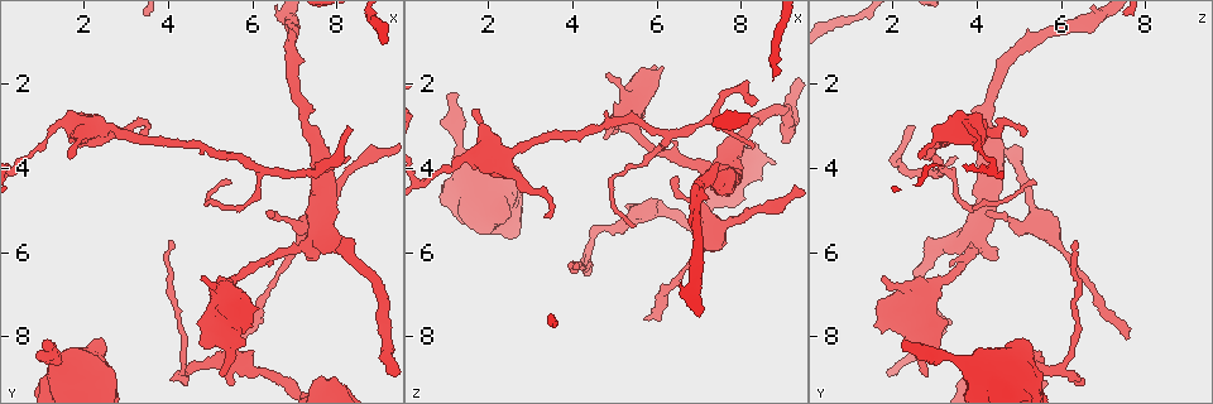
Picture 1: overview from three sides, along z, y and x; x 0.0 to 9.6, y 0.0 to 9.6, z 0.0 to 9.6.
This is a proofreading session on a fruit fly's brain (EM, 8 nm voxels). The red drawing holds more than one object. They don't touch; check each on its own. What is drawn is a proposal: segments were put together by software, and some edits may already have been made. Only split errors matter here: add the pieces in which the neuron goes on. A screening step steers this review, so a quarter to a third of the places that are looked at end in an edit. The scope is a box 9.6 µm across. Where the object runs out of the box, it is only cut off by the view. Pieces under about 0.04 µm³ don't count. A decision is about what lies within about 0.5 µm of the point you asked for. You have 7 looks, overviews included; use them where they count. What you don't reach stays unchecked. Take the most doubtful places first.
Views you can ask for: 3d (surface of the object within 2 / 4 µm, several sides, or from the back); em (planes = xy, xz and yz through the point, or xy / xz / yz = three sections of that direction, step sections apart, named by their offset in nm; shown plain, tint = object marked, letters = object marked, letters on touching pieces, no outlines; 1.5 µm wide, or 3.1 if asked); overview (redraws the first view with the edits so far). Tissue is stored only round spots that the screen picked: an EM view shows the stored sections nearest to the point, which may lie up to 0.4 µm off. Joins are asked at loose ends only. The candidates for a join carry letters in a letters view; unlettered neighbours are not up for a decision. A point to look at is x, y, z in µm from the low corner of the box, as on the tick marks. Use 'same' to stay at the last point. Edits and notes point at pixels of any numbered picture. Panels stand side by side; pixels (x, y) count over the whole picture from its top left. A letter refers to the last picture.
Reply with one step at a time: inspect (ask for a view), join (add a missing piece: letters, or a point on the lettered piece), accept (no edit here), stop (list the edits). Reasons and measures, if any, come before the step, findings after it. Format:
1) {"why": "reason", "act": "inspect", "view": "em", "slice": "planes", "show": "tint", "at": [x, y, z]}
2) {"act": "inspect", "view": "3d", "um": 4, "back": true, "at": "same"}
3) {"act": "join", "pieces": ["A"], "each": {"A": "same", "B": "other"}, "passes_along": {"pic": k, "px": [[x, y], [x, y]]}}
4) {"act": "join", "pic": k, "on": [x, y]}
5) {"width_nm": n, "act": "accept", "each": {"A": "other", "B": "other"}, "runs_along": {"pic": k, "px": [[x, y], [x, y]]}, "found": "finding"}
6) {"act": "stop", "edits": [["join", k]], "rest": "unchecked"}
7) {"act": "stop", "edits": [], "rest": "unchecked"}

{"why": "free end", "act": "inspect", "view": "em", "slice": "planes", "show": "letters", "at": [5.75, 8.10, 7.50]}

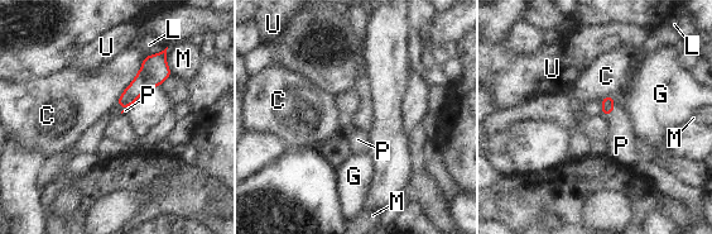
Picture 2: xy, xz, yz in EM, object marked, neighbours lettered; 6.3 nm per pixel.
{"longest_contact_nm": ["C", 360], "act": "join", "pieces": ["P"], "each": {"C": "other", "G": "other", "L": "other", "M": "other", "P": "same", "U": "other"}, "passes_along": {"pic": 2, "px": [[607, 103], [615, 108], [621, 146]]}, "found": "it goes on there"}

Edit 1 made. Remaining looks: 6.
{"why": "free end", "act": "inspect", "view": "em", "slice": "xz", "step": 4, "show": "plain", "at": [5.25, 8.95, 2.85]}

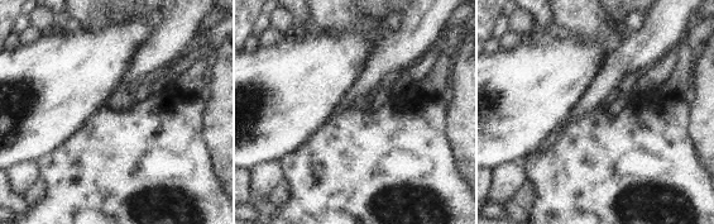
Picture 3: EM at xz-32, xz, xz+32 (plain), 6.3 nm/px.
{"act": "inspect", "view": "em", "slice": "xz", "step": 4, "show": "letters", "at": "same"}

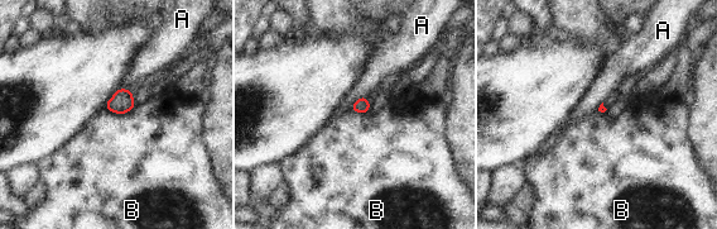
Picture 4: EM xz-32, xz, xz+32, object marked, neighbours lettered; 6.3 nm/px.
{"act": "accept", "each": {"A": "other", "B": "other"}, "found": "none of them fits"}

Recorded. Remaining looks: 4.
{"why": "tapers out", "act": "inspect", "view": "3d", "um": 2, "at": [3.95, 5.70, 6.30]}

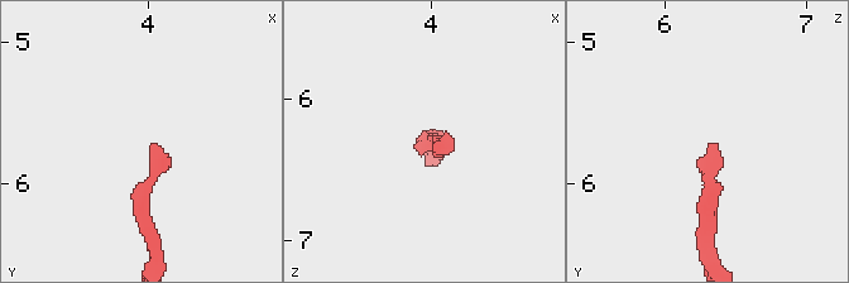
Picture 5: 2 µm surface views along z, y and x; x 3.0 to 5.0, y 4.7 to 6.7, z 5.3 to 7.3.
{"act": "inspect", "view": "em", "slice": "planes", "show": "letters", "at": [4.02, 5.76, 6.30]}

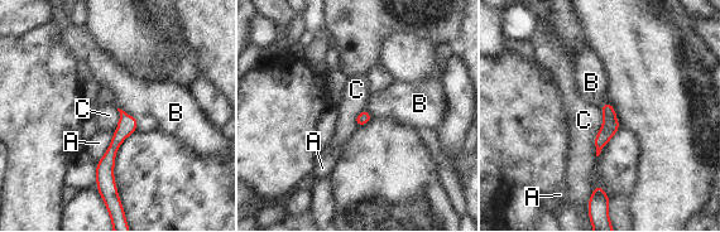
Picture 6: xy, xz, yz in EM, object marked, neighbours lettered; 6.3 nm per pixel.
{"act": "accept", "each": {"A": "other", "B": "other", "C": "other"}, "runs_along": {"pic": 6, "px": [[123, 115], [108, 160], [109, 187]]}, "found": "none of them fits"}

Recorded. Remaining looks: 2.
{"act": "stop", "edits": [["join", 2]], "rest": "unchecked"}

